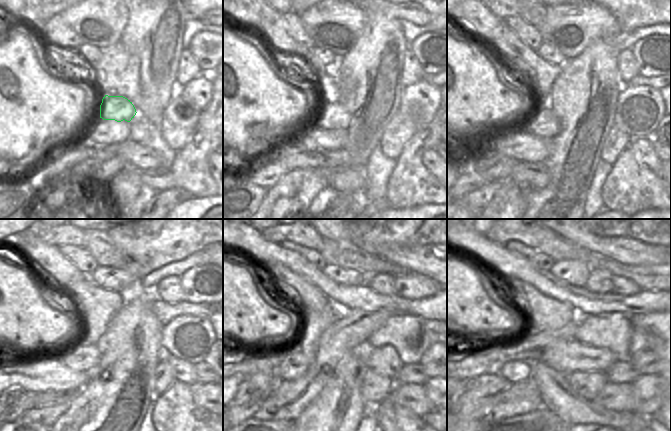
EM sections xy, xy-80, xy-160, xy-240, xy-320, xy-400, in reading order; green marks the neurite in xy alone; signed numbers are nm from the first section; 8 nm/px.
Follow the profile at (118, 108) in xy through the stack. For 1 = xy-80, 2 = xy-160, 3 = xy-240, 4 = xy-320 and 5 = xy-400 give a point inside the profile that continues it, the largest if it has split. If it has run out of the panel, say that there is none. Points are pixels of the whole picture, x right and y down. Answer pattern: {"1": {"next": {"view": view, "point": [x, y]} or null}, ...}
{"1": {"next": {"view": "xy-80", "point": [333, 116]}}, "2": {"next": {"view": "xy-160", "point": [544, 123]}}, "3": {"next": {"view": "xy-240", "point": [82, 357]}}, "4": {"next": {"view": "xy-320", "point": [294, 364]}}, "5": {"next": {"view": "xy-400", "point": [517, 371]}}}

